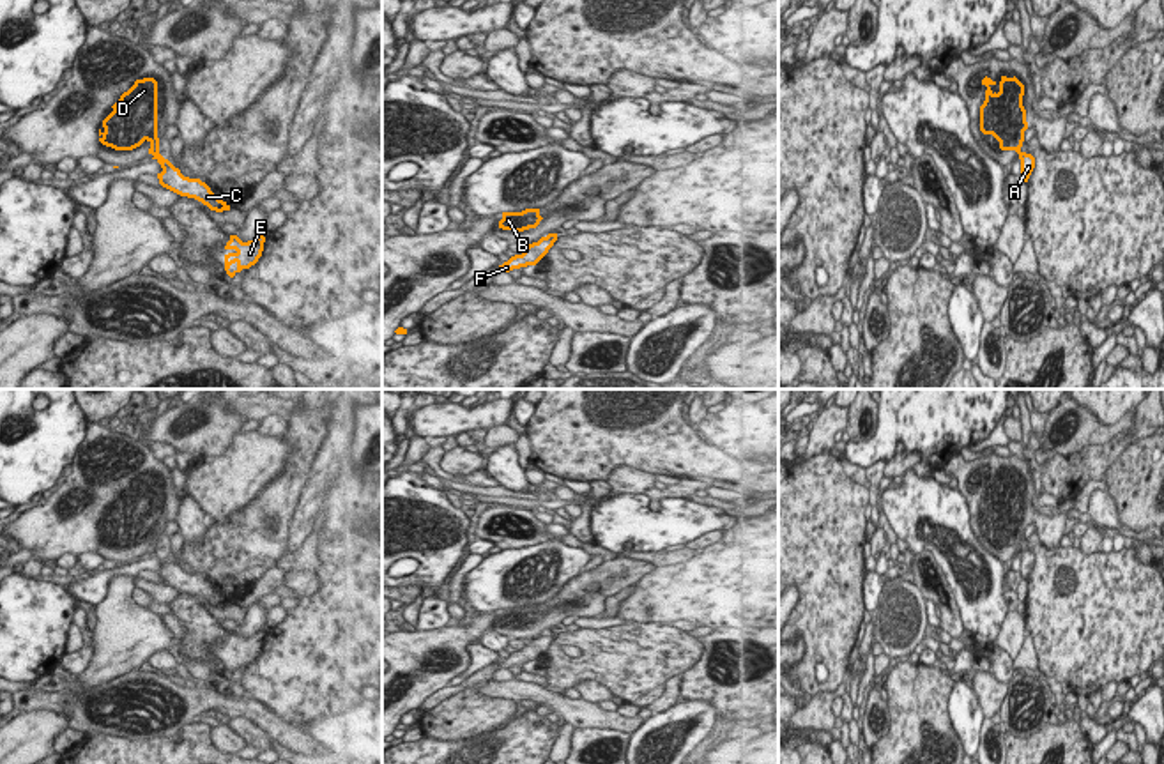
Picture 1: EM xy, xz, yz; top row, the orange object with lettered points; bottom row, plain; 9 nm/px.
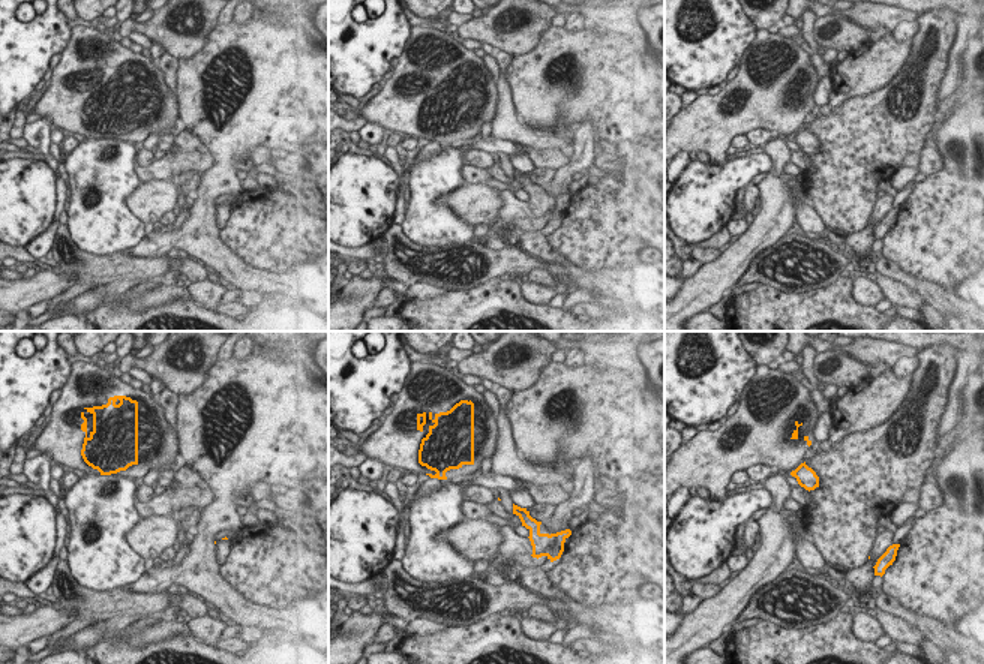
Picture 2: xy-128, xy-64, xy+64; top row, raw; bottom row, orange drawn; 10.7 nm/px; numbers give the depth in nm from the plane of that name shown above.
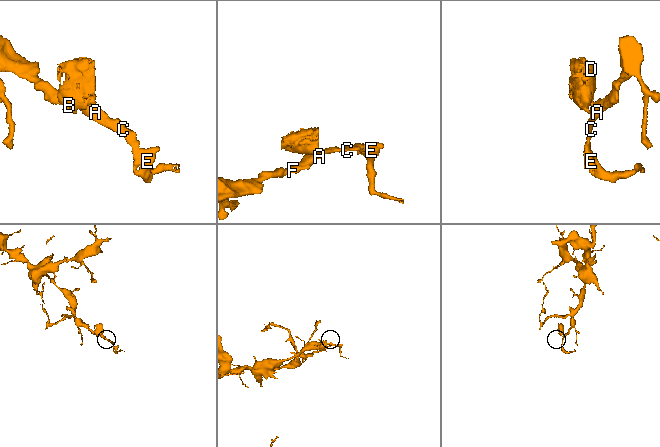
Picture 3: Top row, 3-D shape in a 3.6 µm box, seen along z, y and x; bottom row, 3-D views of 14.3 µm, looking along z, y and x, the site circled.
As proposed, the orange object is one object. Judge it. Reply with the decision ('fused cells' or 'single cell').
fused cells

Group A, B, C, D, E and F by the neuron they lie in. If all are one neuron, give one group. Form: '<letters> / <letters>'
A C E F / B D

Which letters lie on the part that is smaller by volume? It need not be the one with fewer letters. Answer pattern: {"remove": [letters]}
{"remove": ["B", "D"]}

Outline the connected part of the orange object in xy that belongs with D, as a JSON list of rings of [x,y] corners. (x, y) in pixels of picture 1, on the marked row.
[[[154,78],[136,80],[111,106],[113,111],[103,120],[99,141],[115,150],[133,150],[145,140],[149,154],[159,154],[157,138],[157,81]]]

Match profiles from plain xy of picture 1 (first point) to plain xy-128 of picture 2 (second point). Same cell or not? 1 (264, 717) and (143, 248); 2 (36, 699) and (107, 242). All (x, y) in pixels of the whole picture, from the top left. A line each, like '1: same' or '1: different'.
1: different
2: different

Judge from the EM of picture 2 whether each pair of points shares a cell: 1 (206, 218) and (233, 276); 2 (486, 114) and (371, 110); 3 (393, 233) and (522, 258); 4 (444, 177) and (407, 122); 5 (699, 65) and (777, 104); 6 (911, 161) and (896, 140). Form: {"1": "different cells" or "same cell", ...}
{"1": "same cell", "2": "same cell", "3": "same cell", "4": "different cells", "5": "different cells", "6": "different cells"}

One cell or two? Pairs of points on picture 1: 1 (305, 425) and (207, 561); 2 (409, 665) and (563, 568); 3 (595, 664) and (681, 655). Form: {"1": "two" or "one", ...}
{"1": "one", "2": "two", "3": "one"}

